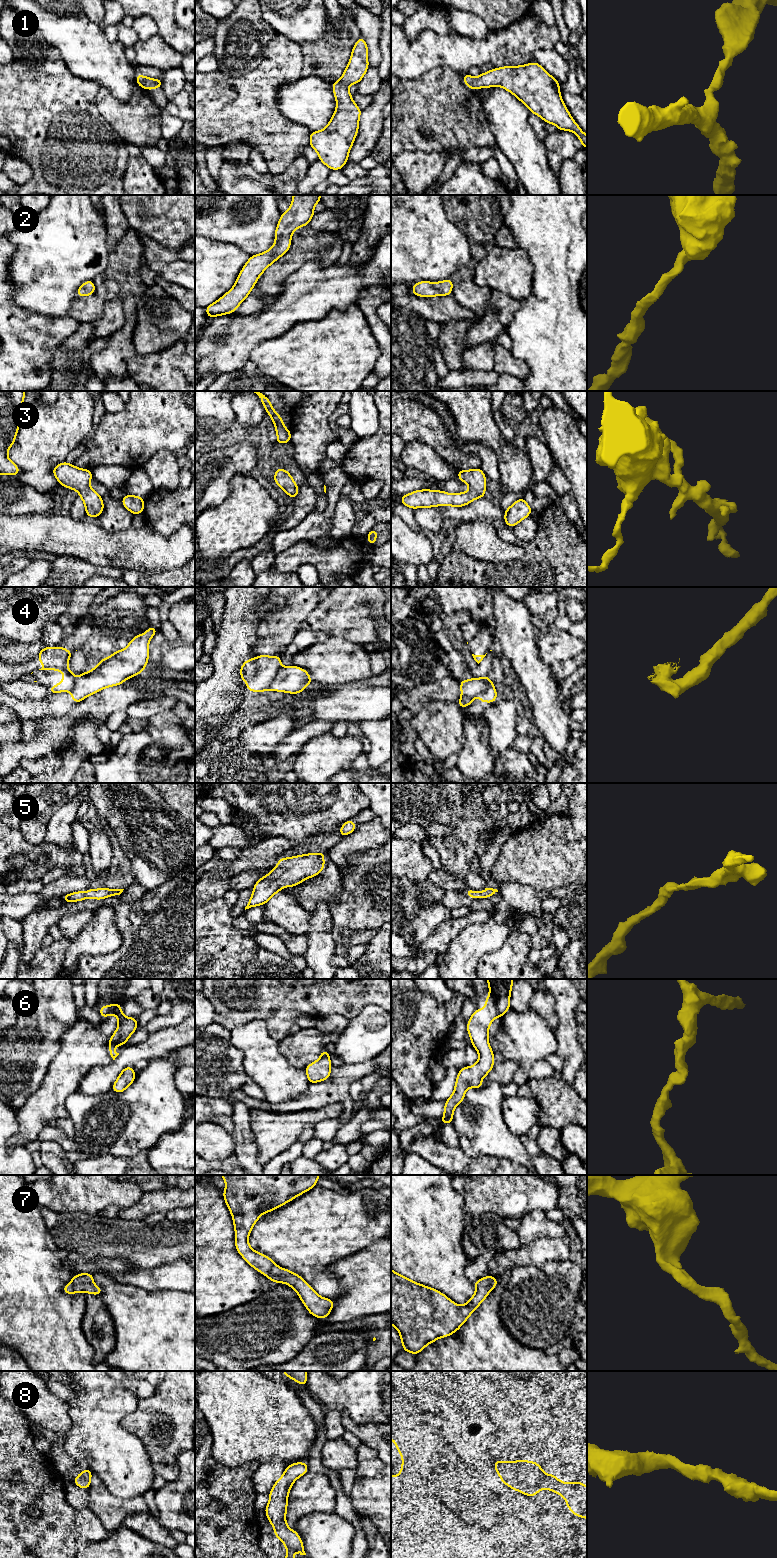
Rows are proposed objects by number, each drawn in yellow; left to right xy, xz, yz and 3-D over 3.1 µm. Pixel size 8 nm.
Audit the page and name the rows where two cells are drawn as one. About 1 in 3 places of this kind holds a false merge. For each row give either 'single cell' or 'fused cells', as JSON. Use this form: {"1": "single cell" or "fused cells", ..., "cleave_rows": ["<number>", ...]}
{"1": "single cell", "2": "single cell", "3": "single cell", "4": "fused cells", "5": "single cell", "6": "single cell", "7": "single cell", "8": "single cell", "cleave_rows": ["4"]}

